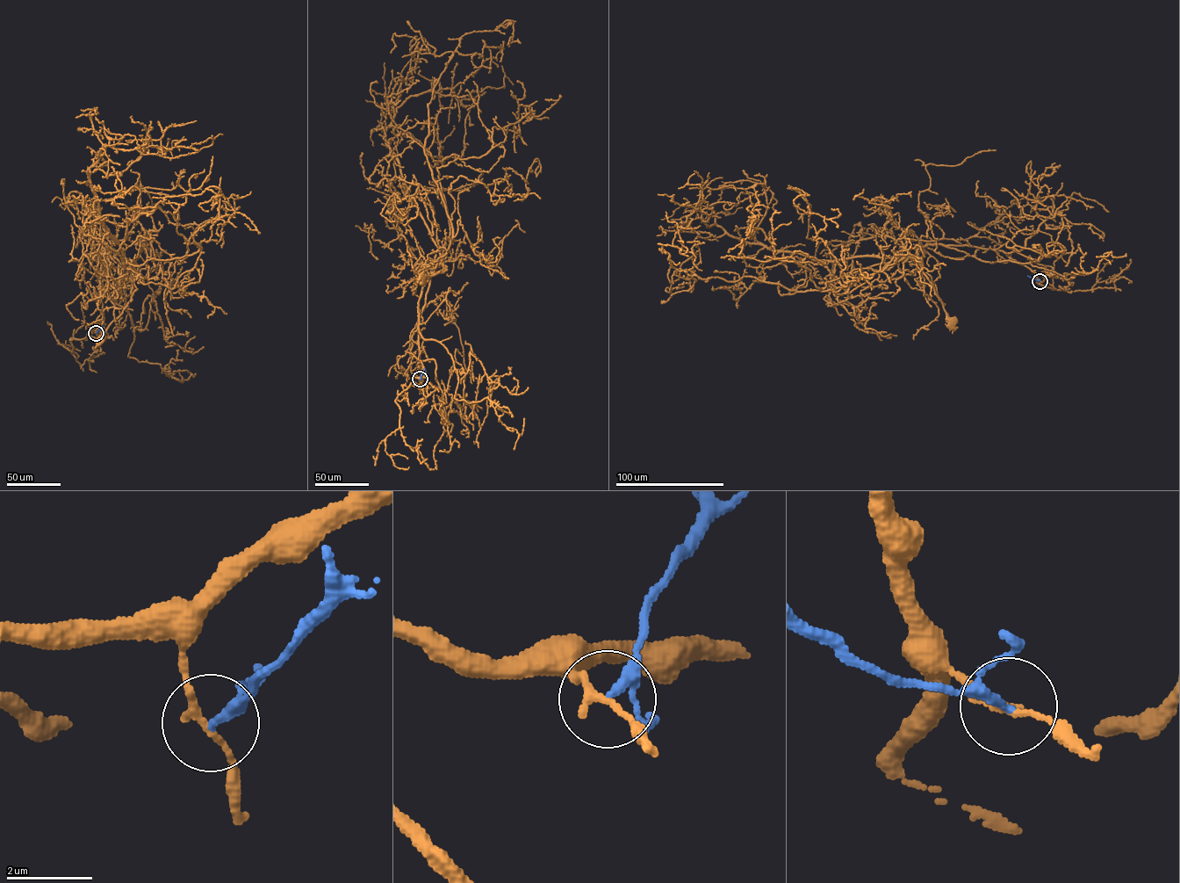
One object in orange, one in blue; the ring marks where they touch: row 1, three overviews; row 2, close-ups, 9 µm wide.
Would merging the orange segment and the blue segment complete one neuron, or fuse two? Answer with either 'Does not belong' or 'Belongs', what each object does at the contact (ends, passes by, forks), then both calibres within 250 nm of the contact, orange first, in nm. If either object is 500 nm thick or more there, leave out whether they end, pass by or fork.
Does not belong. At the ring orange passes by. At the ring blue passes by. Thickness 160 nm (orange) against 160 nm

